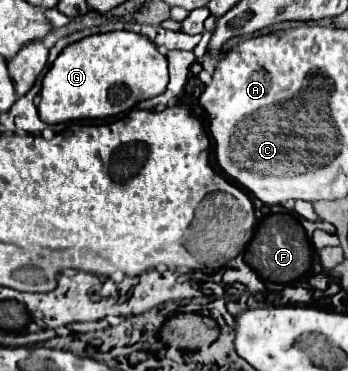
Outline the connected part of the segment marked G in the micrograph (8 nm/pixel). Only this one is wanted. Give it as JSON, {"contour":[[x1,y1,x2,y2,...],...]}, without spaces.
{"contour":[[107,32,107,34,93,34,75,44,69,44,57,60,51,64,49,72,43,78,41,88,41,102,39,102,39,118,45,124,61,124,69,120,87,120,87,118,107,118,121,114,135,106,141,100,159,96,169,82,167,74,167,58,149,42,135,32]]}

